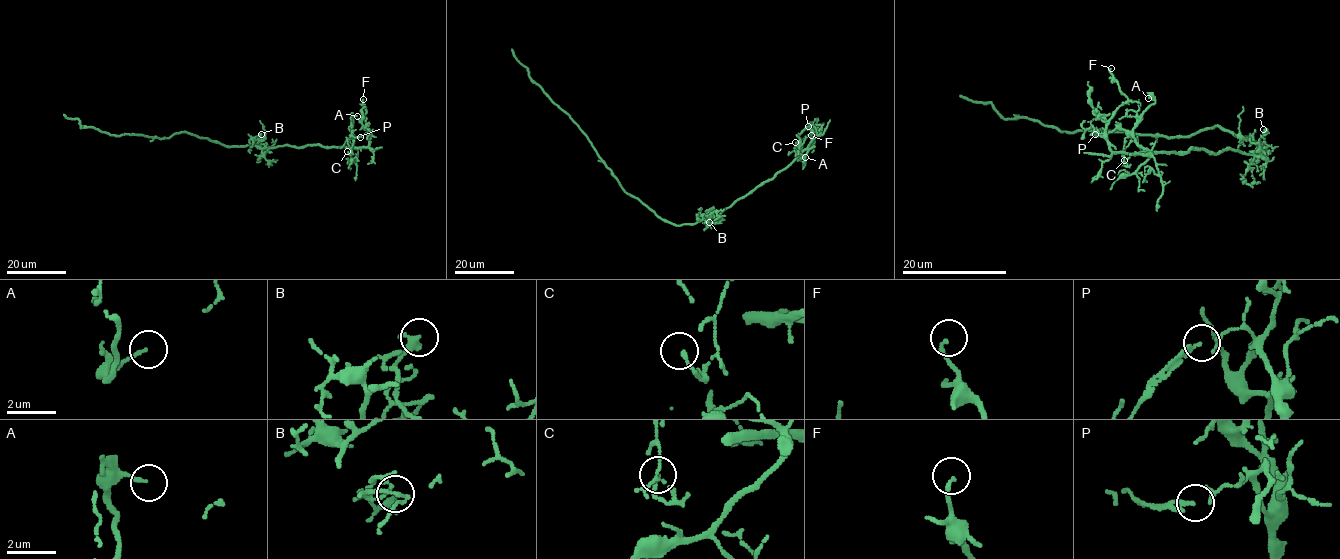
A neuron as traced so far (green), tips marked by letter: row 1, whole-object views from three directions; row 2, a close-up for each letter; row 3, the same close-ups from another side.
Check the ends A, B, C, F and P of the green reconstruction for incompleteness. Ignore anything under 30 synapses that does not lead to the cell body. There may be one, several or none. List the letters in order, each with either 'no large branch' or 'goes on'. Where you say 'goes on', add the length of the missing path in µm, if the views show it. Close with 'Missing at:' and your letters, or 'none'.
A: no large branch
B: no large branch
C: no large branch
F: no large branch
P: no large branch
Missing at: none

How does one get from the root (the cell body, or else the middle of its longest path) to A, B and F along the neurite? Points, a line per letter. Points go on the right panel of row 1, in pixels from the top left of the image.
A: (1259, 143), (1268, 151), (1146, 153), (1133, 129), (1155, 102), (1148, 98)
B: (1259, 143), (1268, 151), (1259, 150), (1263, 147), (1261, 137), (1266, 133), (1263, 129)
F: (1259, 143), (1268, 151), (1113, 153), (1105, 125), (1128, 98), (1111, 68)

